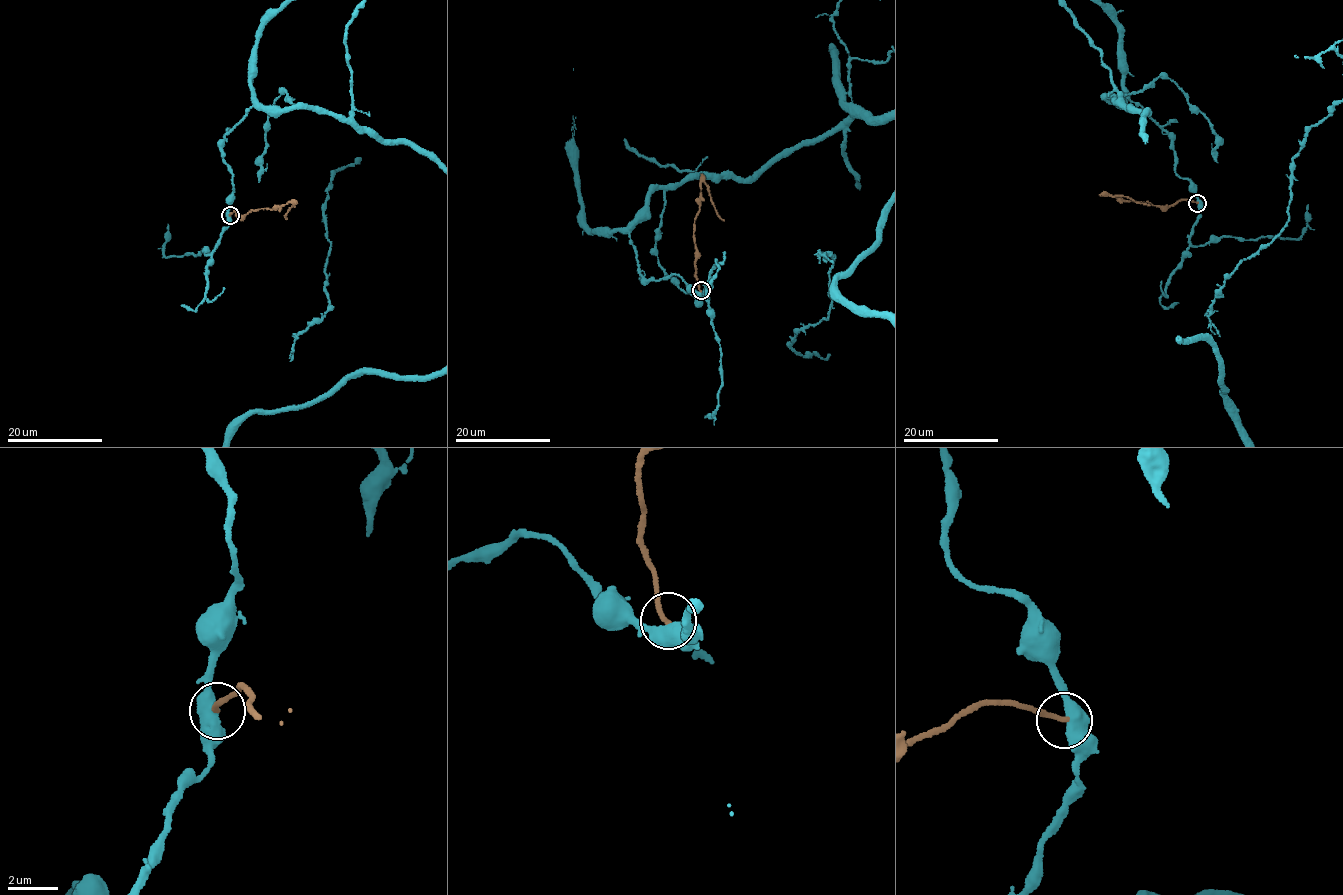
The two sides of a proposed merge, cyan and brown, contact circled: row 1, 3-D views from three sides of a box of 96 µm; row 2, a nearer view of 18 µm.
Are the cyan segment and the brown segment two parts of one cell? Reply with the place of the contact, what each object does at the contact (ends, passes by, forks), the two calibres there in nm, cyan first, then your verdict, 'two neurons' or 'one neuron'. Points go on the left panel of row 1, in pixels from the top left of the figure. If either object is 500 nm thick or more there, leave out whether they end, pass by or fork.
at (230, 215); 550 nm thick on the cyan side, 200 nm on the other; two neurons

